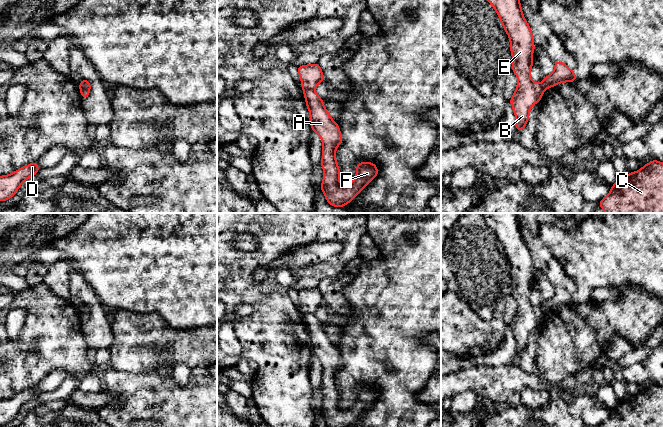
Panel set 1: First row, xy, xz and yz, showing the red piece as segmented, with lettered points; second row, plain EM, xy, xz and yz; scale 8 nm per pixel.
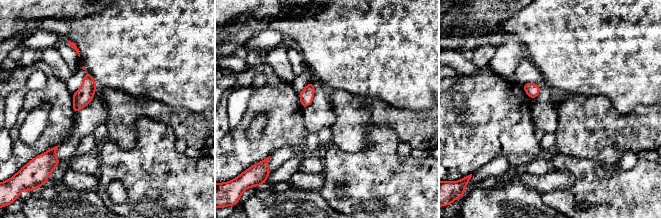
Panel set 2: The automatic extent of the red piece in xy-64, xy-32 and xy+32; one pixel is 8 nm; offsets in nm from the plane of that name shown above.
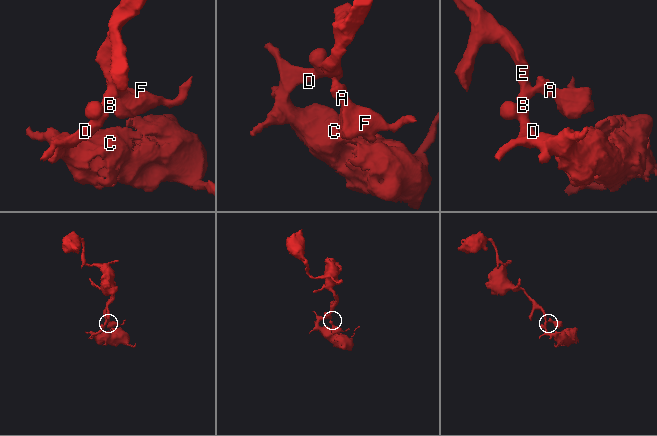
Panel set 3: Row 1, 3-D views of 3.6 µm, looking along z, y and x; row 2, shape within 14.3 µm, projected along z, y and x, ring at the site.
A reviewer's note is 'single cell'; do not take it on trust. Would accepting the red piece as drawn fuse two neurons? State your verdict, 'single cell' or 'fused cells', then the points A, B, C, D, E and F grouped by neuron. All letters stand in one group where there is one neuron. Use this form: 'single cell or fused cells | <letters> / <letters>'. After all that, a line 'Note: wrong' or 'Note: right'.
fused cells | A F / B C D E
Note: wrong

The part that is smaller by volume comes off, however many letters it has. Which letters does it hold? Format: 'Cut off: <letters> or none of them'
Cut off: A, F

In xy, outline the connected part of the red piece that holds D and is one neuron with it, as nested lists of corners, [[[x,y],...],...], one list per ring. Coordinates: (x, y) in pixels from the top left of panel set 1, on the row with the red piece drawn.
[[[37,161],[28,164],[10,175],[0,176],[0,202],[11,199],[22,185],[31,176],[40,170]]]

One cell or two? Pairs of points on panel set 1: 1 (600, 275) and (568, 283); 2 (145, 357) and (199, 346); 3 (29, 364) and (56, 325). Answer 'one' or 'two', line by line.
1: two
2: one
3: one

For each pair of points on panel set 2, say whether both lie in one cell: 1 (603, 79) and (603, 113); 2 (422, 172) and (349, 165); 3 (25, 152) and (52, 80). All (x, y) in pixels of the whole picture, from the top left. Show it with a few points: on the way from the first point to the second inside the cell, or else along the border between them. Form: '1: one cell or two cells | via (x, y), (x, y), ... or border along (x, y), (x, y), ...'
1: two cells | border along (579, 95), (603, 95), (619, 112)
2: one cell | via (404, 172), (398, 172), (395, 169), (367, 169)
3: one cell | via (45, 140), (56, 129), (56, 100)

